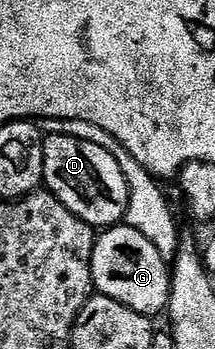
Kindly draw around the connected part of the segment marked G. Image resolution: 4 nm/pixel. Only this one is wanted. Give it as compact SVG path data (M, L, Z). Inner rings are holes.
M120 224L107 229L95 239L93 256L91 257L91 281L94 289L100 294L109 296L109 300L117 300L117 304L125 304L125 308L133 308L133 312L144 314L154 319L171 305L171 272L168 259L157 252L150 240L145 240L137 228Z

